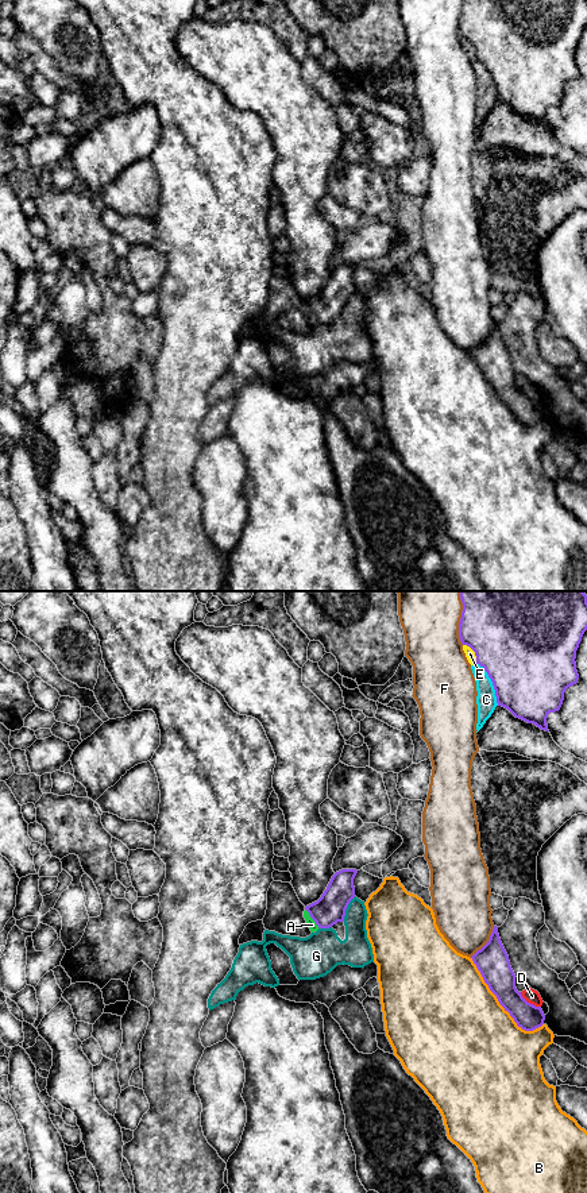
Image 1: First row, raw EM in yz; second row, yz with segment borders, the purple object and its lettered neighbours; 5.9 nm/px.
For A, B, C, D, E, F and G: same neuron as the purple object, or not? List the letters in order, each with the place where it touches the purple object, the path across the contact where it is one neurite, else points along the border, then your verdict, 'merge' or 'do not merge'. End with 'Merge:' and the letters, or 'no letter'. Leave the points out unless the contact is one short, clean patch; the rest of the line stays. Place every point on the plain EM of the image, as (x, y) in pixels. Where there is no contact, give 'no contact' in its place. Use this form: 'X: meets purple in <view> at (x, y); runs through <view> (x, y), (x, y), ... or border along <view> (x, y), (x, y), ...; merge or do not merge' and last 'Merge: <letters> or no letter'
A: meets purple in yz at (311, 312); runs through yz (329, 304), (323, 309), (311, 312), (312, 320); merge
B: meets purple in yz at (499, 398); do not merge
C: meets purple in yz at (493, 78); do not merge
D: meets purple in yz at (529, 398); border along yz (520, 387), (528, 397), (540, 402); do not merge
E: meets purple in yz at (474, 46); do not merge
F: meets purple in yz at (459, 20); do not merge
G: meets purple in yz at (346, 304); do not merge
Merge: A

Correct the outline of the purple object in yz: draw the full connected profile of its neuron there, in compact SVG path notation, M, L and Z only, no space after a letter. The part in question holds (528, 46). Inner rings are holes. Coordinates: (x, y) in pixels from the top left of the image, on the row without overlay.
M463 0L459 32L476 51L493 77L497 99L515 113L549 127L547 113L559 107L564 88L578 78L576 46L587 26L587 0Z

